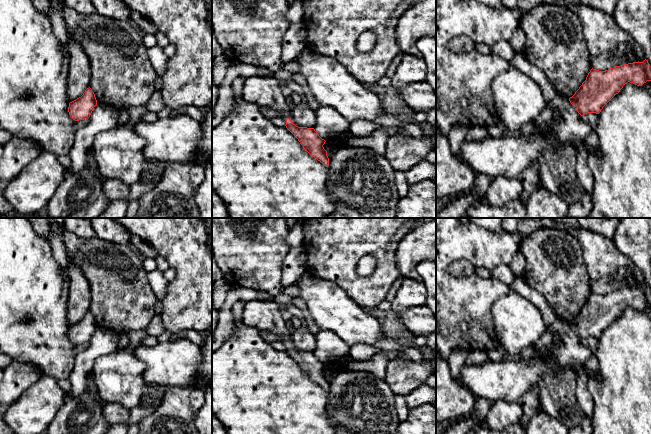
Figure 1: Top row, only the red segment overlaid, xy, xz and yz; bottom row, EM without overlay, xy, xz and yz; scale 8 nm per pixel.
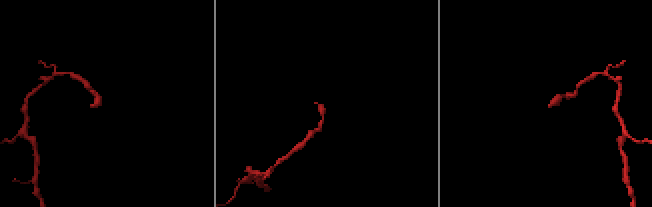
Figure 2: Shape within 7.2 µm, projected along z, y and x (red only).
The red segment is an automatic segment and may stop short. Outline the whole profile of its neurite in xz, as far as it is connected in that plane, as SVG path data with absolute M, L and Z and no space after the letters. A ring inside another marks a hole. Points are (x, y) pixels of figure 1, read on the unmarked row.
M250 300L245 302L242 321L258 331L267 331L282 336L286 352L298 363L303 372L324 390L329 390L327 375L322 363L314 352L298 351L289 343L290 326L282 318L283 308L271 300Z

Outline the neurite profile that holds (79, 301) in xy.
M68 261L67 267L69 297L67 300L67 316L69 326L81 321L90 311L91 292L89 282L78 266Z

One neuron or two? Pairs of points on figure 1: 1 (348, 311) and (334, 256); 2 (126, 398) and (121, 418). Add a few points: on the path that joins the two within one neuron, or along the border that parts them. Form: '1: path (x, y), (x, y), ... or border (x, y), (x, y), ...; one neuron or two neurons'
1: border (321, 278), (335, 282), (359, 305); two neurons
2: border (106, 402), (117, 402), (129, 410); two neurons

